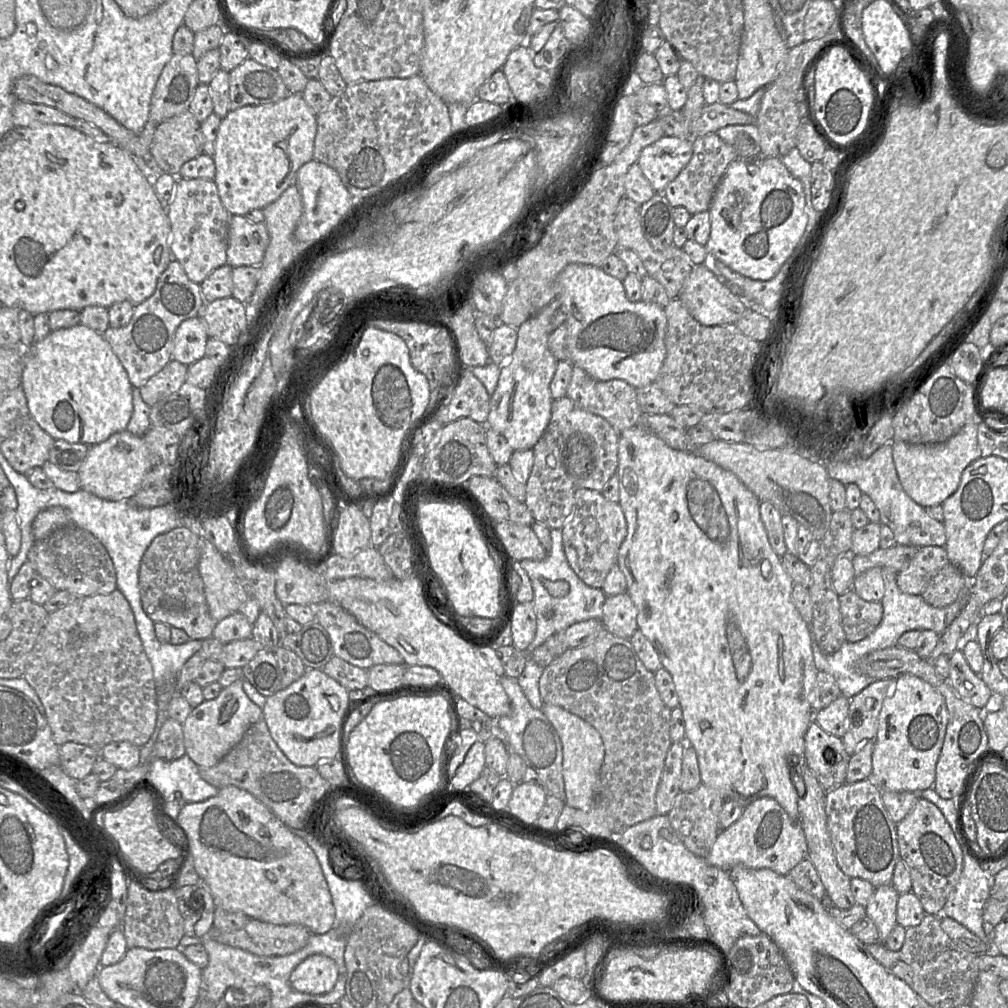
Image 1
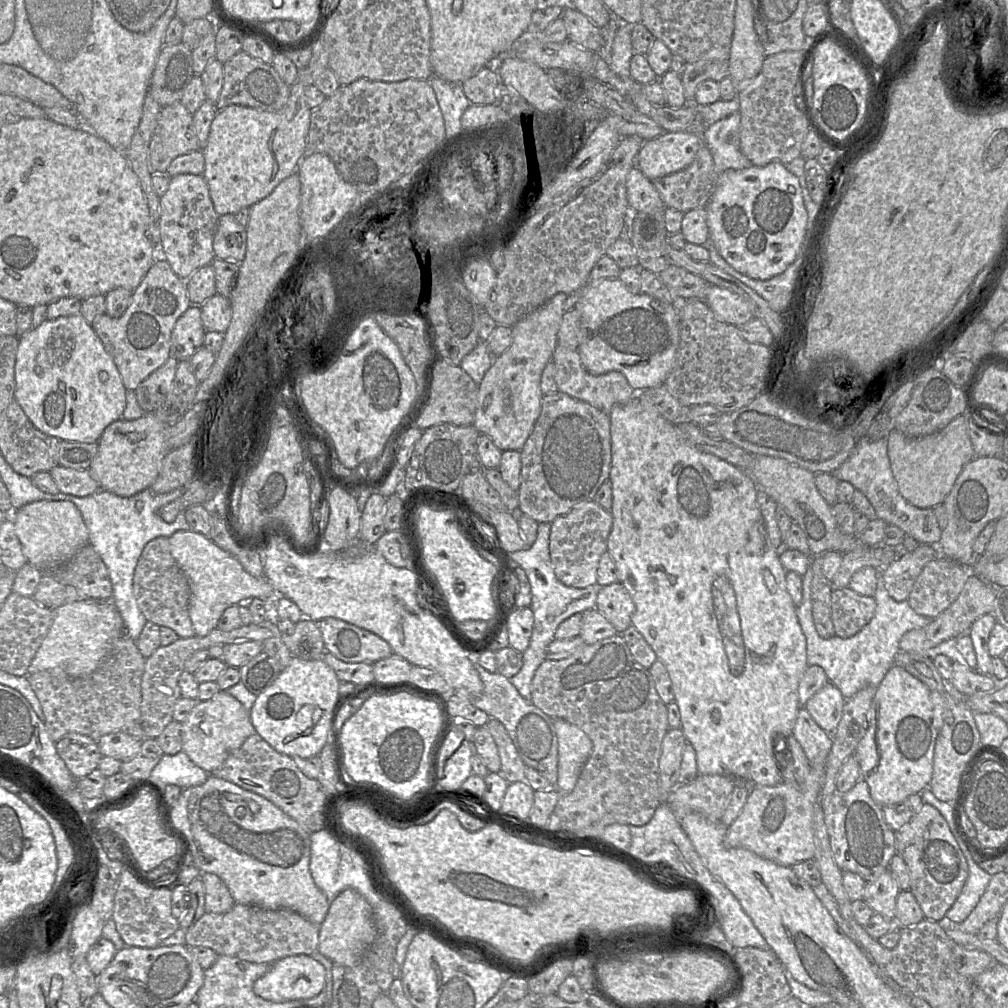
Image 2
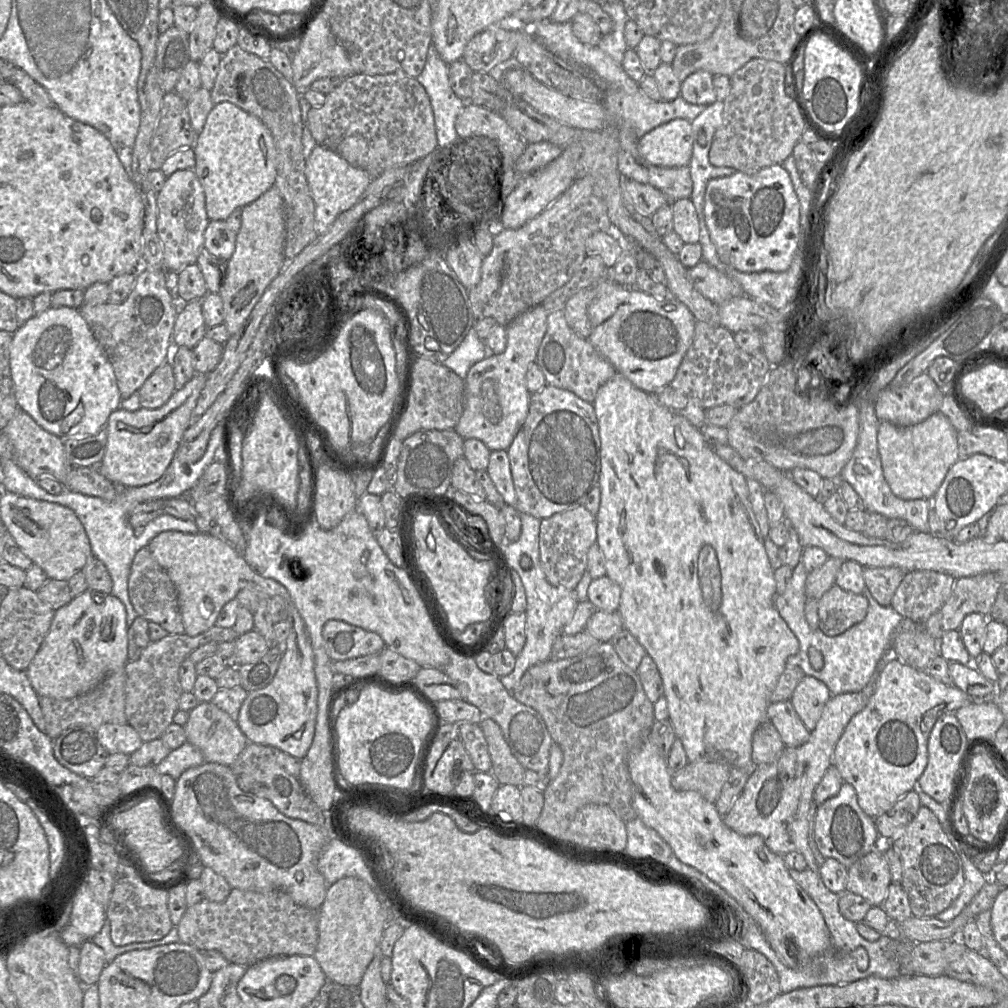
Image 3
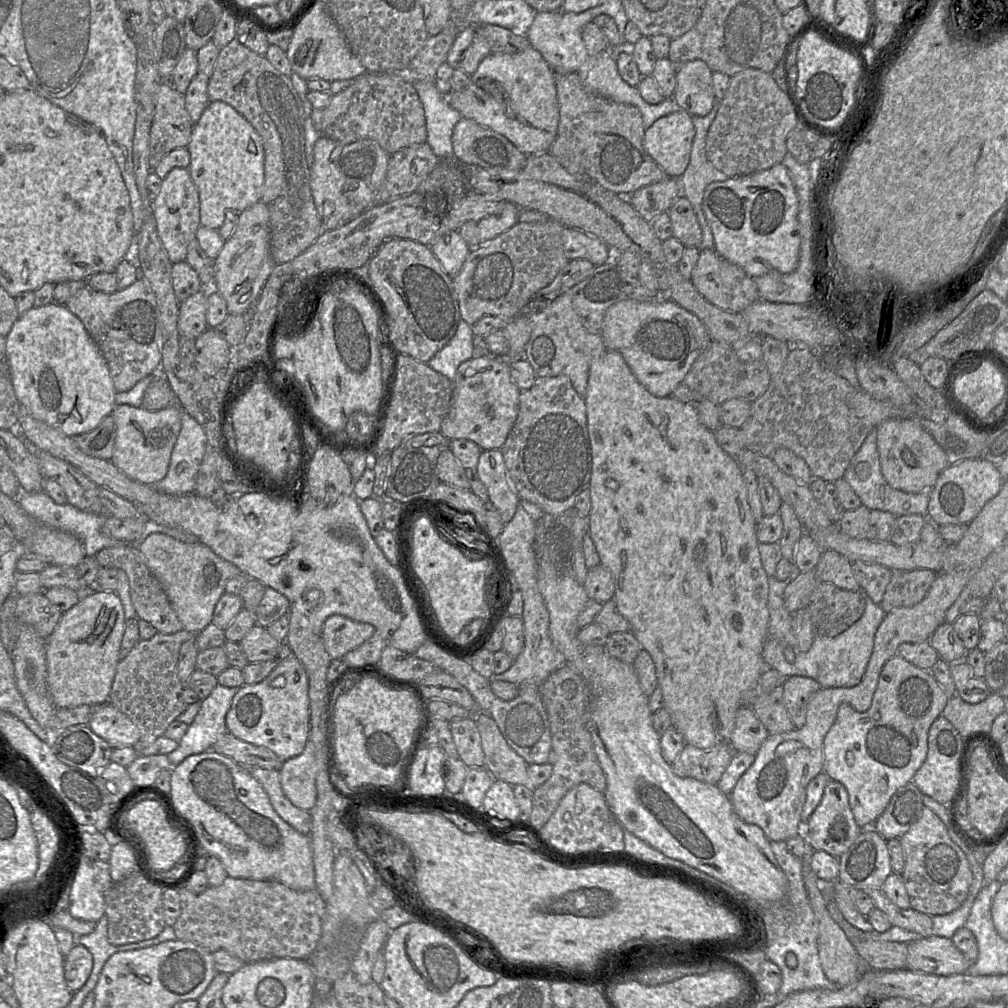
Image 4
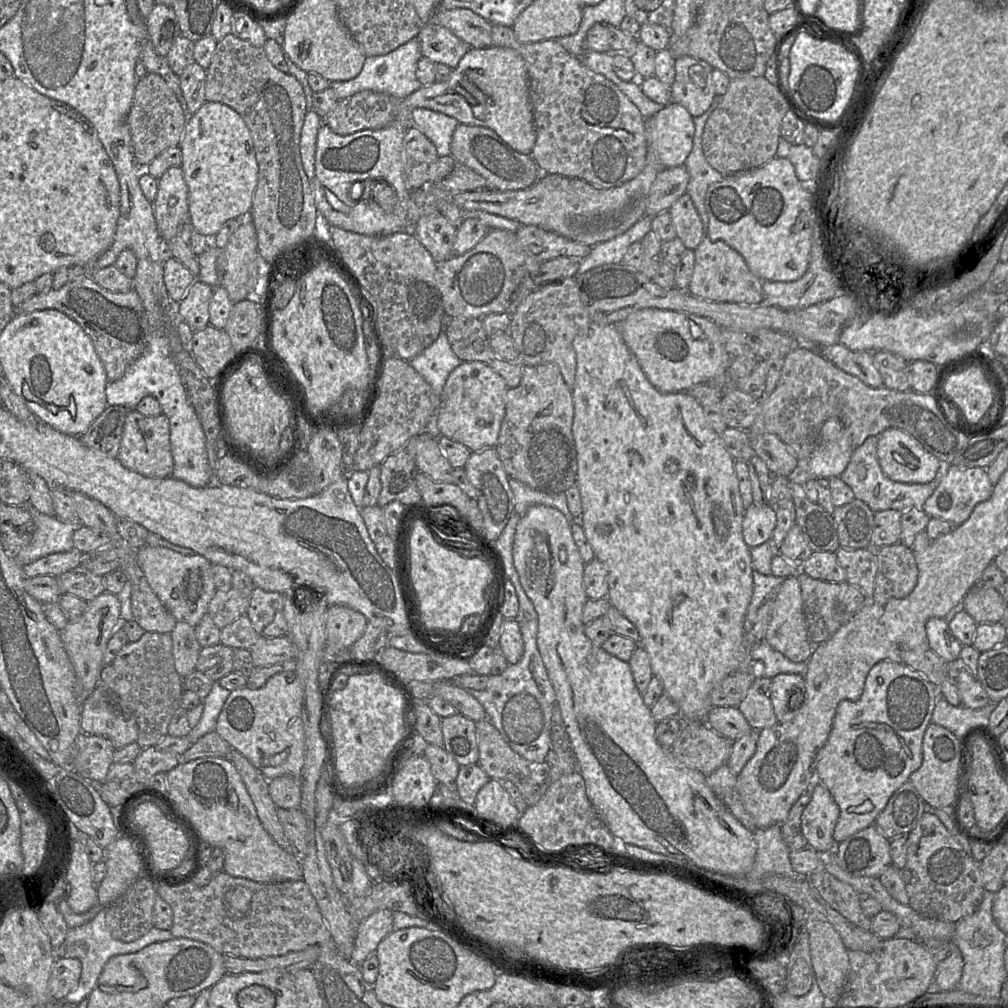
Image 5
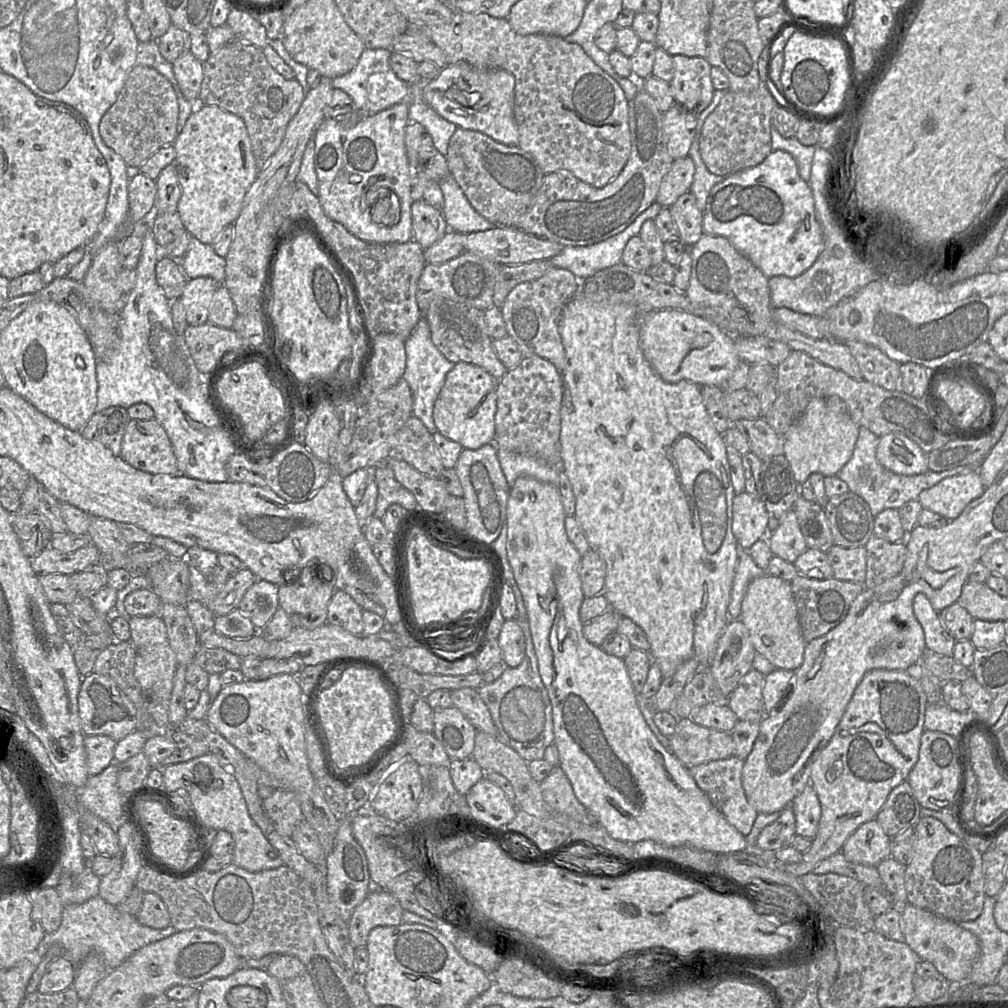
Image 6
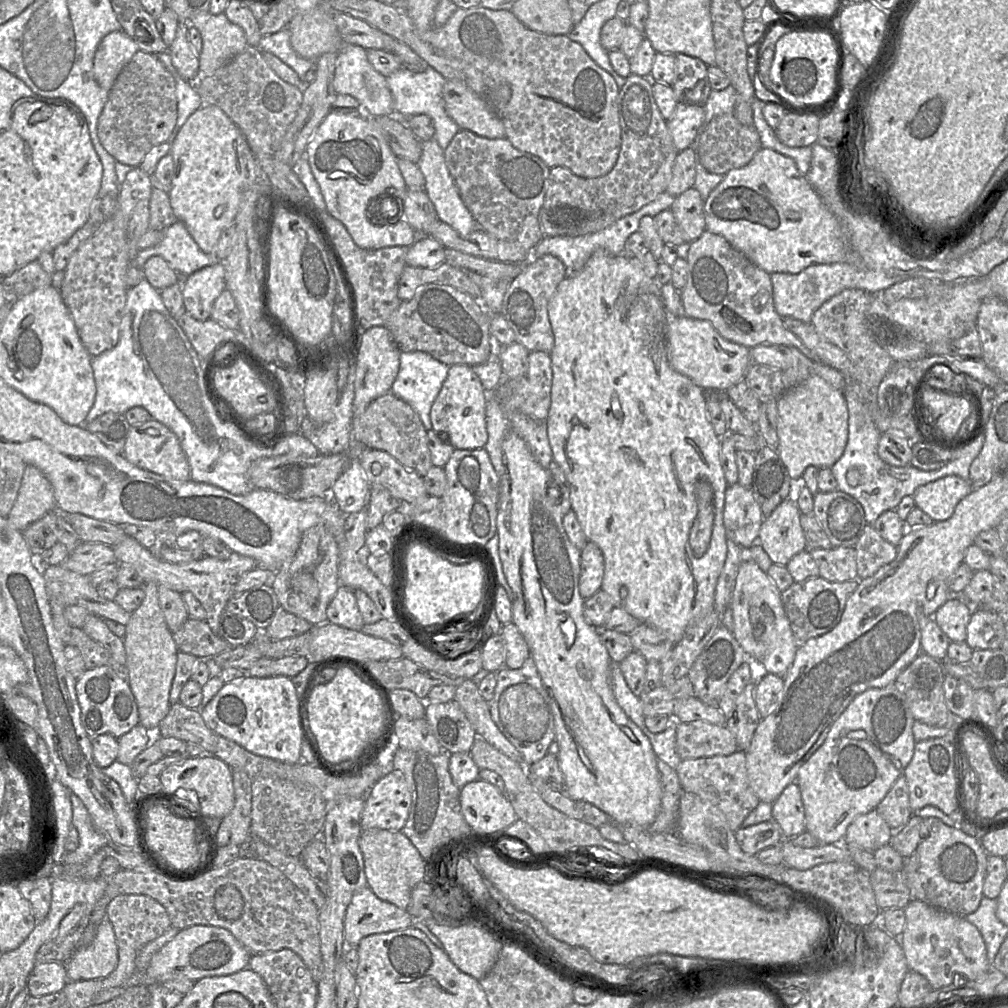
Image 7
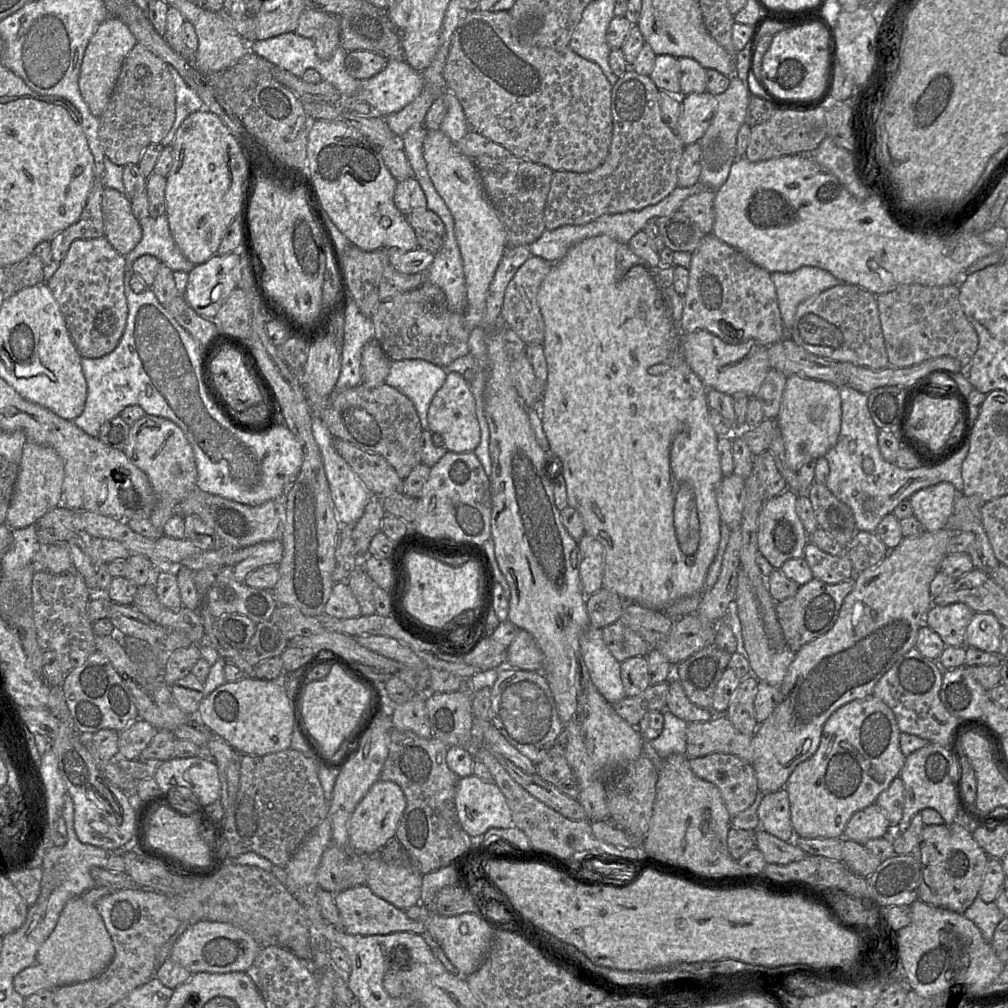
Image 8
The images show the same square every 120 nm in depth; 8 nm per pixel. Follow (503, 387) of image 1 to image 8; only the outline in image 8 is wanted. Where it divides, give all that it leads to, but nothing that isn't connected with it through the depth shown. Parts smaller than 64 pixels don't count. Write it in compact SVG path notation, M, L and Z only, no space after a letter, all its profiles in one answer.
M448 372L444 384L432 398L428 413L428 430L440 434L444 440L443 447L450 452L473 452L480 442L480 428L475 413L475 400L468 382L457 372Z

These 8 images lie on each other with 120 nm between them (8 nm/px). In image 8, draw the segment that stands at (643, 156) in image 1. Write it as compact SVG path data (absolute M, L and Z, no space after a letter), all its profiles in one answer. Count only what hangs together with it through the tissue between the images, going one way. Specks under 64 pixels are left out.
M708 91L681 95L681 113L675 133L685 146L702 138L712 122L717 107L716 96Z

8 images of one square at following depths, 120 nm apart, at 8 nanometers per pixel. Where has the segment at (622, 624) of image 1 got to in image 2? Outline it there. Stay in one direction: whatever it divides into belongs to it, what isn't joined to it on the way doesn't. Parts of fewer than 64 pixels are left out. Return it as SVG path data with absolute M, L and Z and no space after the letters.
M619 582L598 589L595 609L613 625L618 634L632 625L635 605L628 591Z

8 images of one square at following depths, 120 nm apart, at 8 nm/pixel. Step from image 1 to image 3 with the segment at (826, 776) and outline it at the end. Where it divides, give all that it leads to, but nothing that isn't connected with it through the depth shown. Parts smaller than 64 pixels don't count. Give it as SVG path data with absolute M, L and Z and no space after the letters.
M790 700L770 703L767 719L778 731L785 747L798 747L809 739L810 731L795 712Z

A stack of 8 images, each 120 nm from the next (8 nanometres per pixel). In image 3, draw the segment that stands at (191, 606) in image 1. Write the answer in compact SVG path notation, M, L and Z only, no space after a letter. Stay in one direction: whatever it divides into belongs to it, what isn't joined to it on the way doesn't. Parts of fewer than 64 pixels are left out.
M148 546L141 548L134 556L128 580L128 593L138 616L159 624L169 634L185 634L176 586L152 556Z

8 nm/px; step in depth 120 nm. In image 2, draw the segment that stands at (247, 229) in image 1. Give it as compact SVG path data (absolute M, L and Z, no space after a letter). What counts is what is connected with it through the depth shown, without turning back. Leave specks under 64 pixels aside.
M233 214L220 216L213 239L215 257L241 263L245 258L246 245L246 227L240 225Z

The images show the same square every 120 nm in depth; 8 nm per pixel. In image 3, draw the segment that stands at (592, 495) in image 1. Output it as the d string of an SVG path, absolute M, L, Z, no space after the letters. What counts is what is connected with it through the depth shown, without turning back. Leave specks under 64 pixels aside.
M583 505L541 519L539 551L547 581L555 587L574 590L587 570L589 548L597 543L597 521Z

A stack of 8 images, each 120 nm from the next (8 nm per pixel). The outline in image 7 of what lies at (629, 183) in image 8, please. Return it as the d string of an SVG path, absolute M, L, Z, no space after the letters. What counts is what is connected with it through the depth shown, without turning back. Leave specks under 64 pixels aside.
M630 74L620 88L617 105L621 149L613 169L597 178L583 178L565 167L550 169L548 188L539 213L544 236L582 236L598 232L620 218L638 211L666 191L679 153L667 121L652 92L649 78Z

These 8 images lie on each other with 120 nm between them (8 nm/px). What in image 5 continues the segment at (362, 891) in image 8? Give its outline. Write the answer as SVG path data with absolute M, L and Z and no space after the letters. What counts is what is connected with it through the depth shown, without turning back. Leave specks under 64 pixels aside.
M379 910L356 926L351 961L360 965L393 930L393 911Z

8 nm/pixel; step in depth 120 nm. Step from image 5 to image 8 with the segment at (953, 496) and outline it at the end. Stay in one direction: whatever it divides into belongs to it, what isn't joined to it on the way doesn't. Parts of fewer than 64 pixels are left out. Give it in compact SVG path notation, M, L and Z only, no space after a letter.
M949 482L920 489L909 498L912 515L920 521L925 531L938 531L947 524L959 495L954 485Z

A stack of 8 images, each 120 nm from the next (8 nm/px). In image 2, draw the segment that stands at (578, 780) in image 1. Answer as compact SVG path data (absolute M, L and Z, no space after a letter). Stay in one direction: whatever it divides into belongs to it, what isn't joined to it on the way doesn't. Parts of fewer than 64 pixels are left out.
M552 718L558 742L557 791L570 793L592 751L592 741L577 726Z

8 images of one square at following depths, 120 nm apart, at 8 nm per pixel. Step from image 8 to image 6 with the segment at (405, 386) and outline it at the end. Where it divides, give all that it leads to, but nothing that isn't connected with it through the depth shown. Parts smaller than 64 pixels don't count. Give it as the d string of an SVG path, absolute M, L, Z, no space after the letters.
M421 318L411 334L404 340L406 365L402 379L404 379L412 394L412 413L420 419L430 434L437 432L433 421L433 407L444 385L446 374L453 368L454 363L447 360L435 347L430 337L427 321Z

